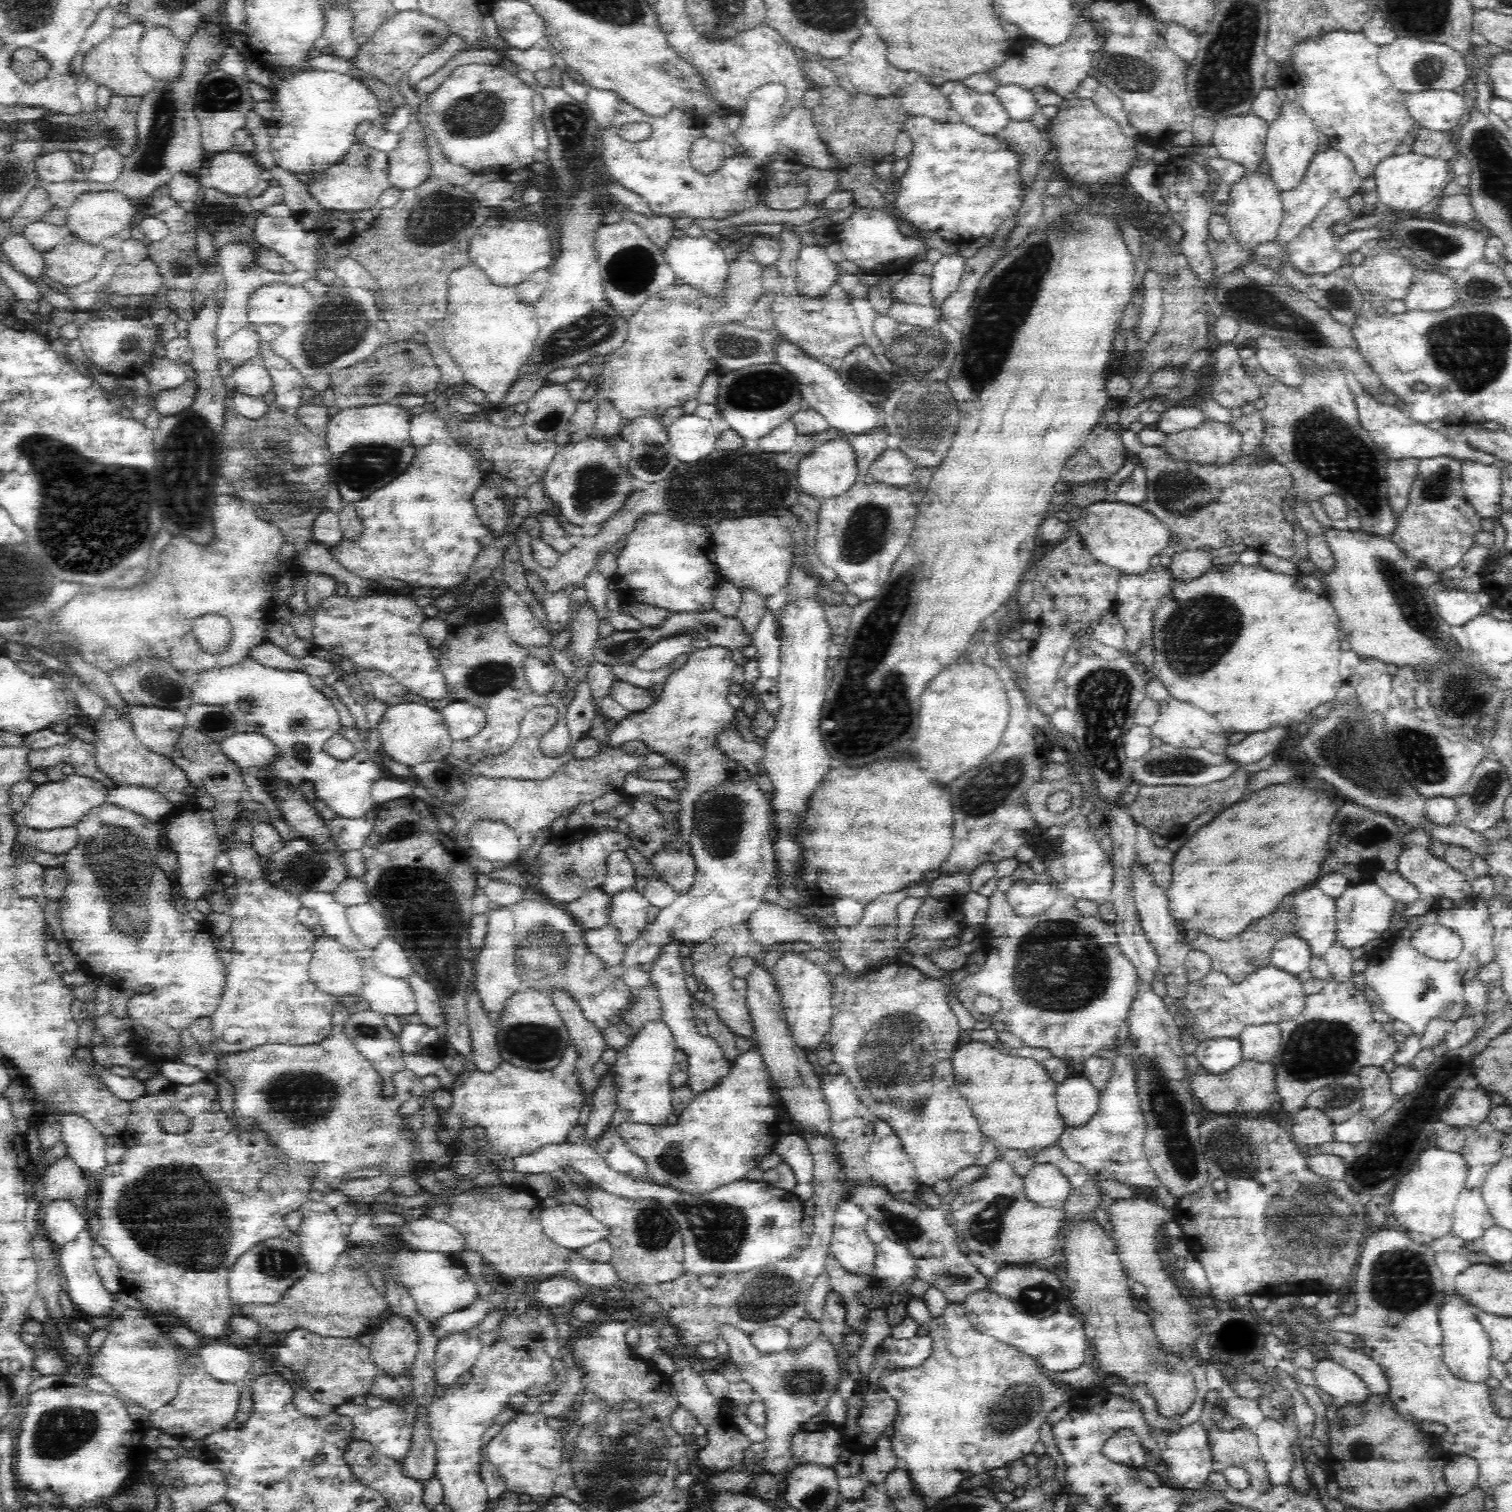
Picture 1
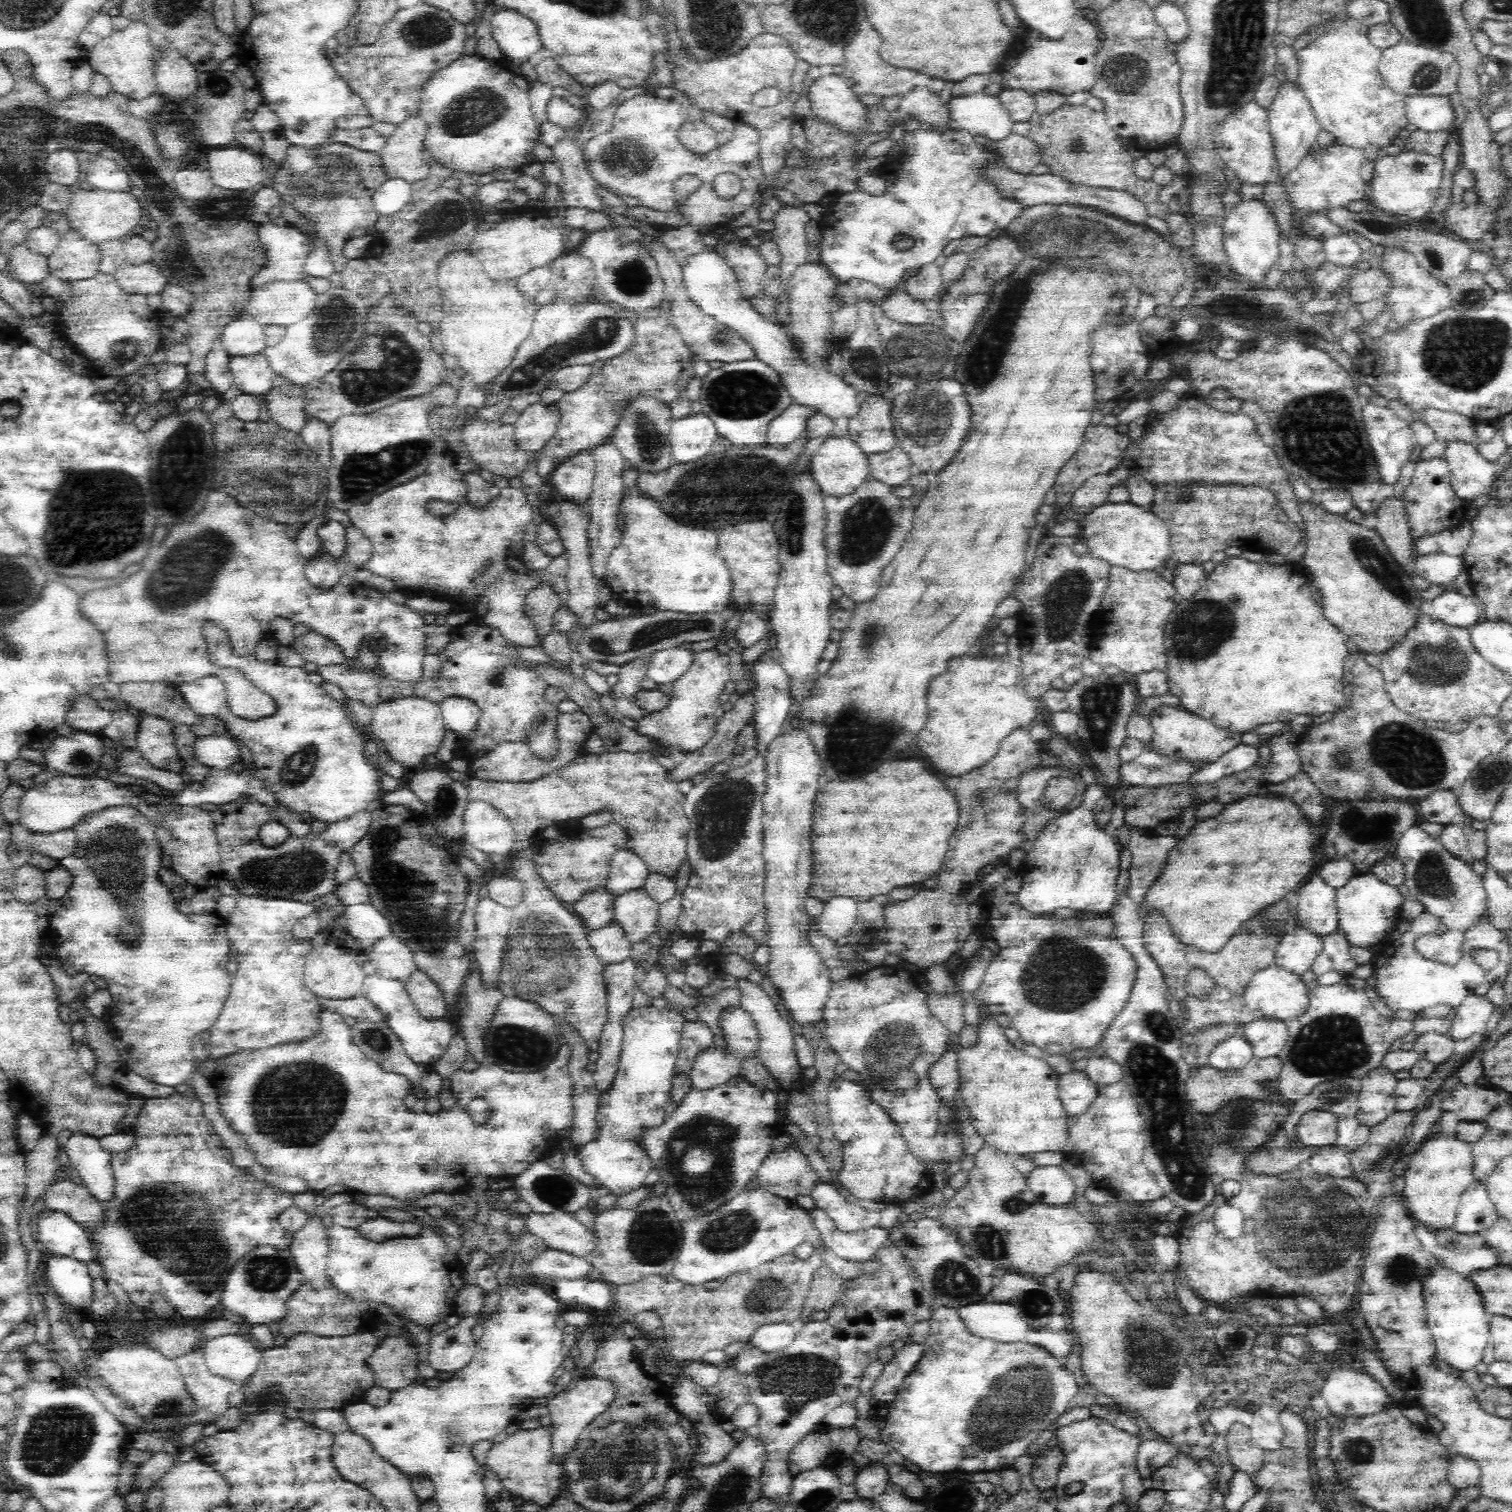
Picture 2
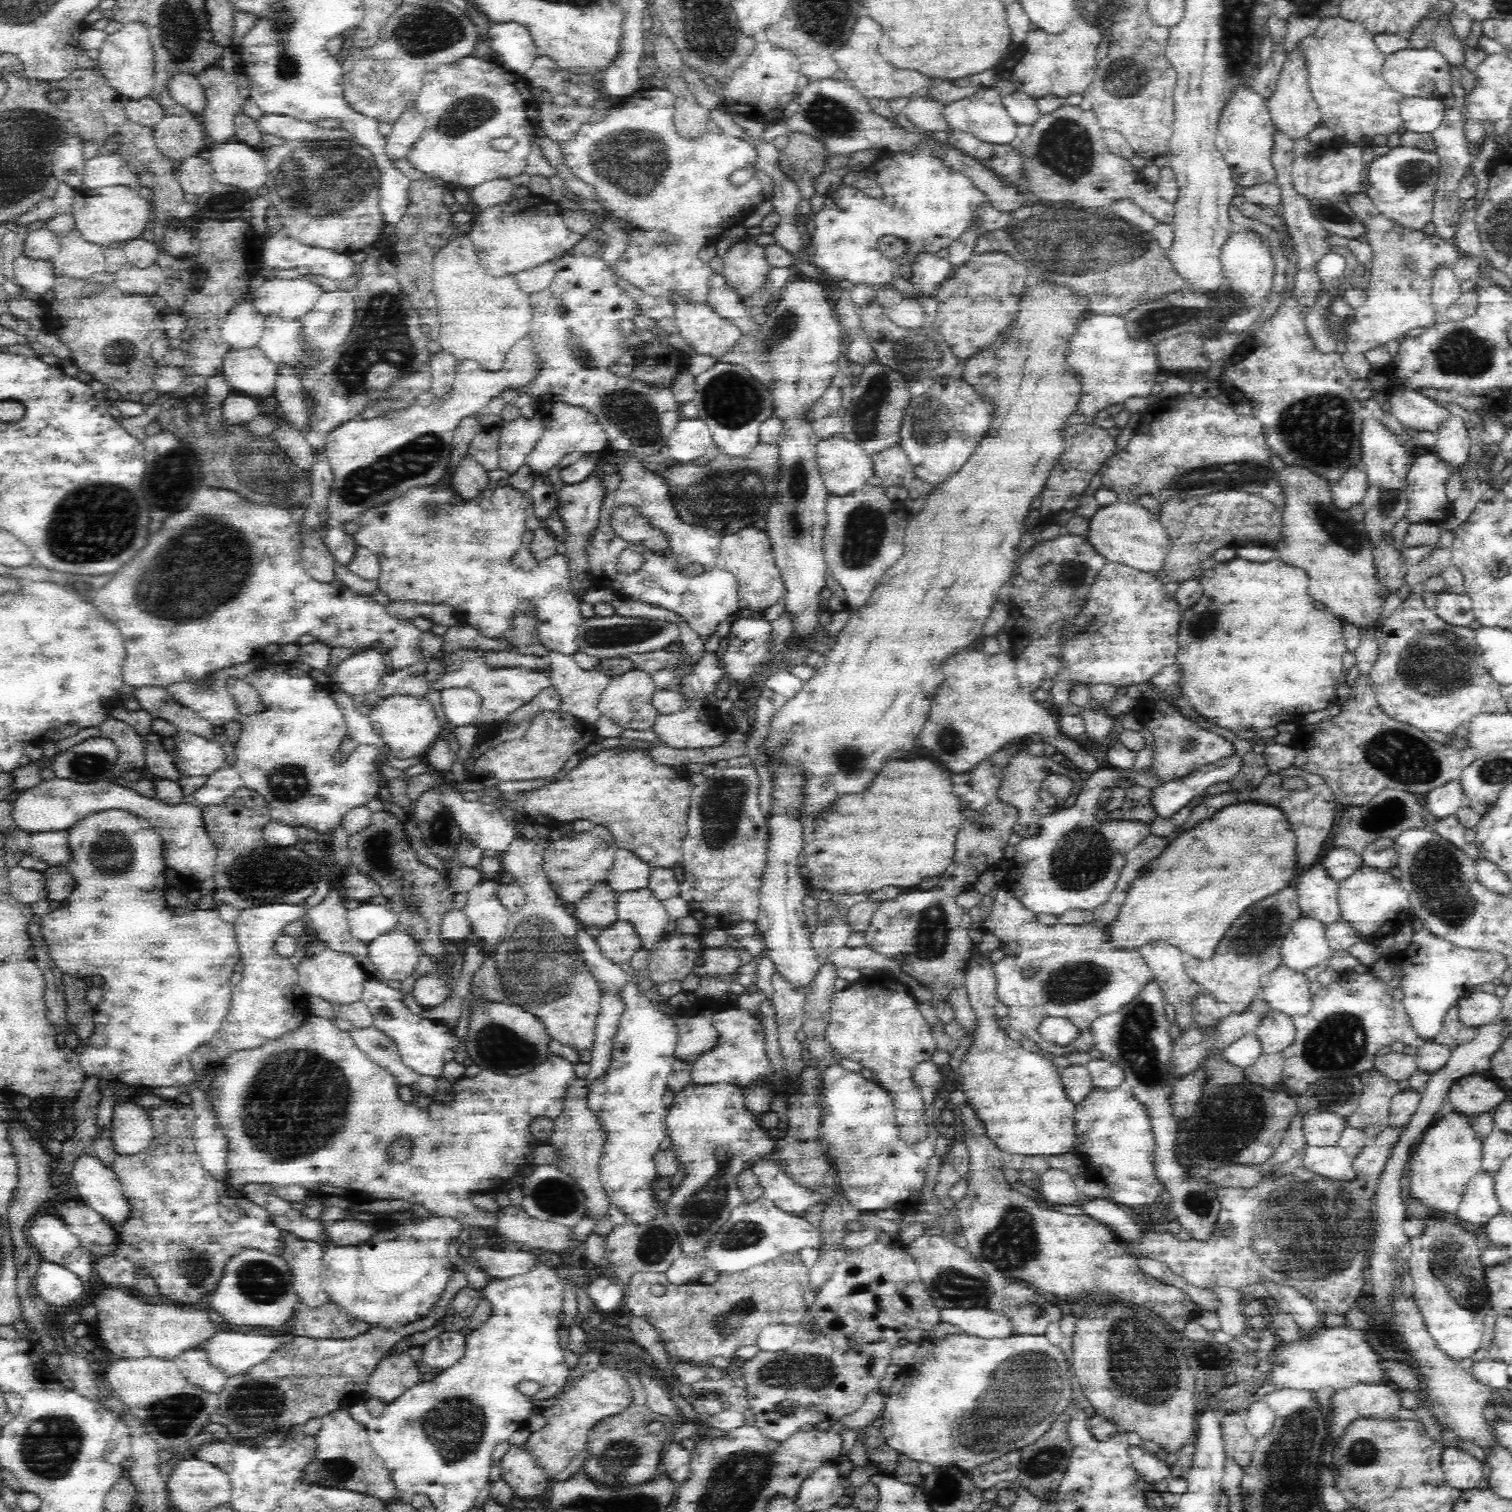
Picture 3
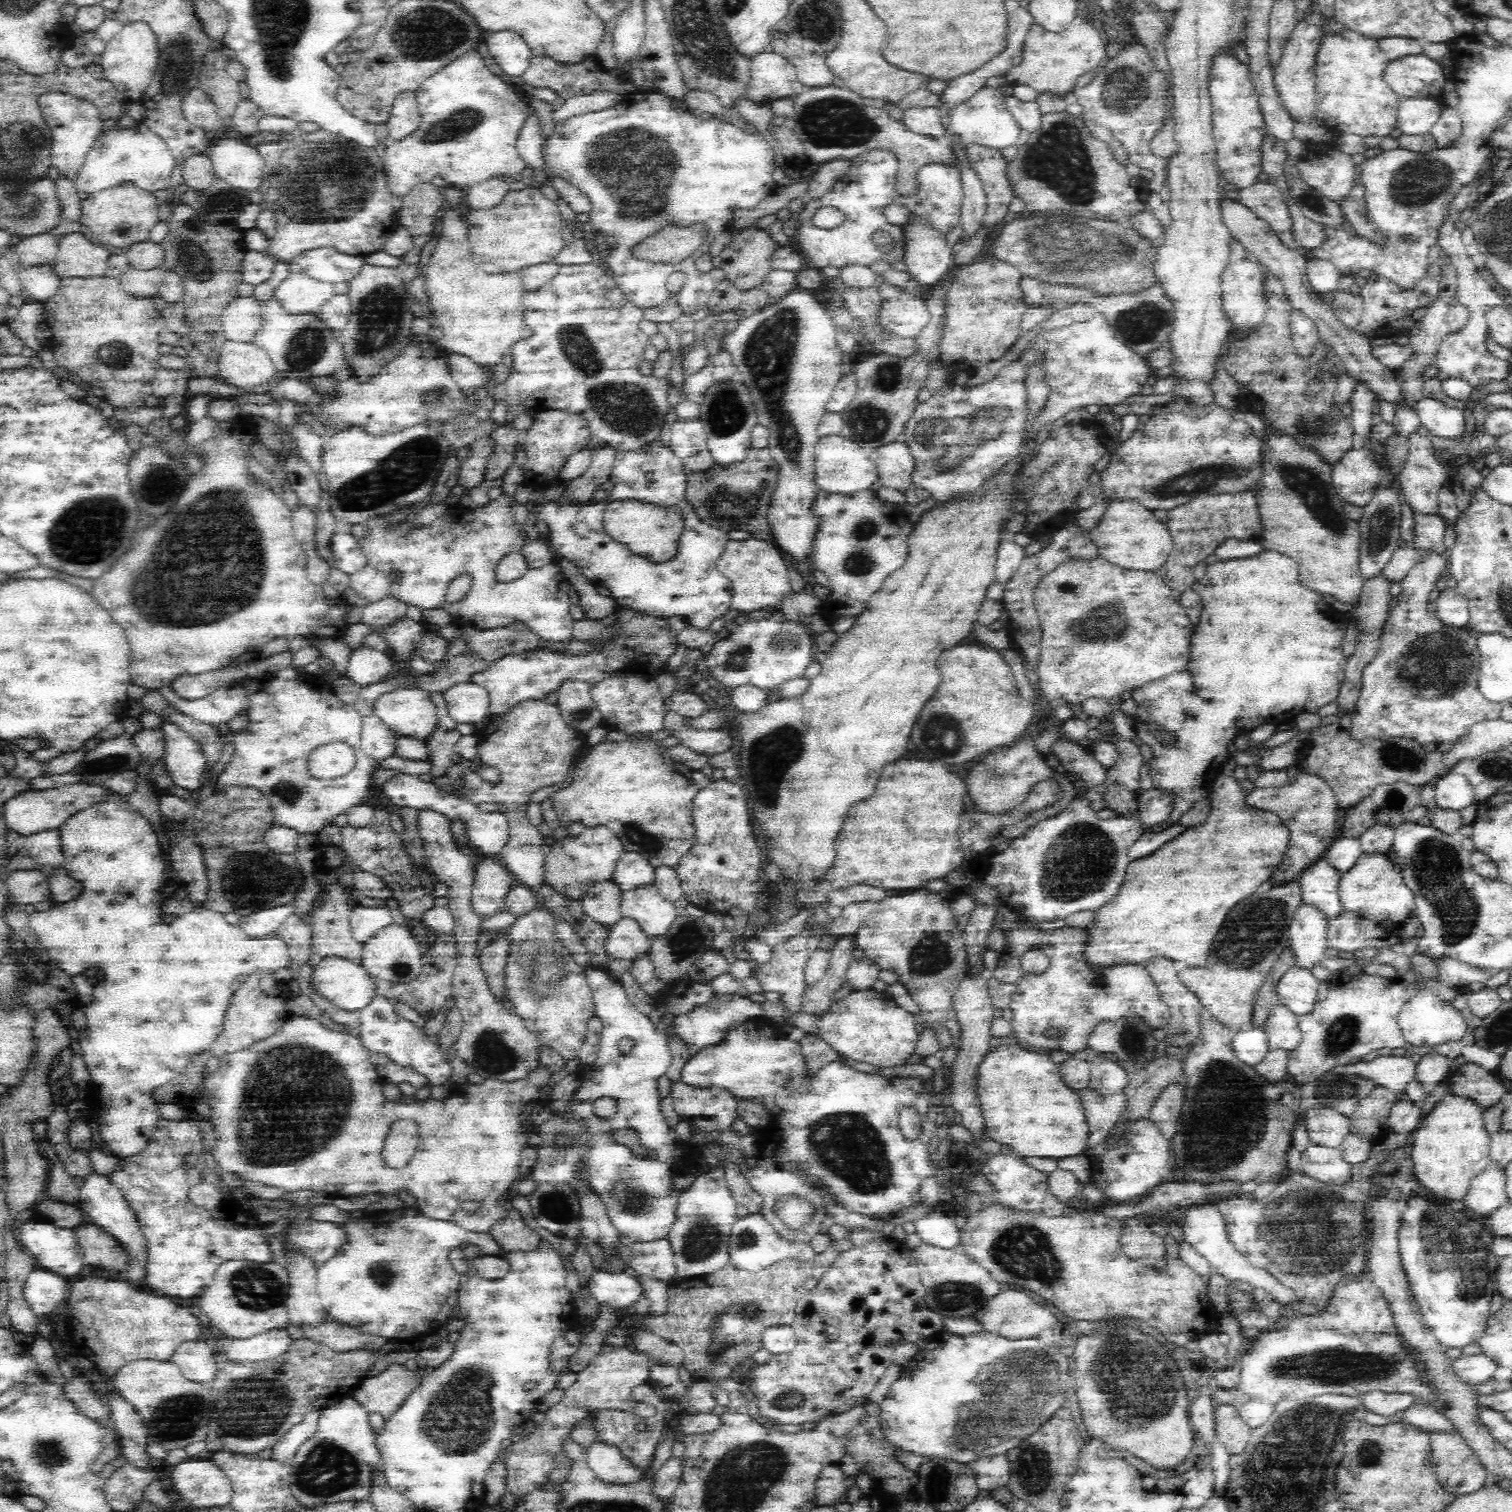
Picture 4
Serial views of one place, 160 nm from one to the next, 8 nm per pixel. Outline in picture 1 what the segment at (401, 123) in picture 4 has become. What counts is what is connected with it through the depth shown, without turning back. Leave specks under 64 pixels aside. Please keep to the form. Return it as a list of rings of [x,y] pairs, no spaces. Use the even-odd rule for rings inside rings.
[[[416,122],[400,136],[396,150],[388,153],[388,180],[392,187],[410,190],[420,186],[431,175],[424,128]]]

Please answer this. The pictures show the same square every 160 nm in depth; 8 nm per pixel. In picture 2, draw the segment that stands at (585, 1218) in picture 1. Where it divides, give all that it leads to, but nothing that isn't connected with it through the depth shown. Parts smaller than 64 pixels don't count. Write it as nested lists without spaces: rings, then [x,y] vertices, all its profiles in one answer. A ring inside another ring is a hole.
[[[554,1210],[550,1214],[531,1213],[524,1219],[524,1228],[538,1235],[548,1248],[579,1257],[590,1257],[598,1242],[596,1232],[574,1218],[573,1212],[564,1210]]]

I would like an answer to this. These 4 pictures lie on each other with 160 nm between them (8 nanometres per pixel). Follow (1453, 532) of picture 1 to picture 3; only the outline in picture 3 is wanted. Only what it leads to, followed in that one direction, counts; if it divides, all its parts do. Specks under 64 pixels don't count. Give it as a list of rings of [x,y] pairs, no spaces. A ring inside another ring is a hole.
[[[1433,454],[1414,458],[1407,475],[1407,507],[1405,518],[1412,525],[1440,526],[1453,514],[1453,503],[1447,496],[1450,468]]]

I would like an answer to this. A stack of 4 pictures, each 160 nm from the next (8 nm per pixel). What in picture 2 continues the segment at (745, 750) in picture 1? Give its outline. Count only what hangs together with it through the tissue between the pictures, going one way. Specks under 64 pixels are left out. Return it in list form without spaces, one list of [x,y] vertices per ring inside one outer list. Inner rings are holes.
[[[752,691],[740,695],[740,698],[732,706],[732,709],[726,711],[726,714],[718,720],[715,736],[712,736],[712,739],[700,748],[700,750],[677,757],[676,768],[668,768],[666,771],[667,778],[674,782],[684,782],[684,780],[688,780],[688,778],[692,778],[696,774],[702,774],[702,772],[712,770],[718,762],[726,762],[726,760],[732,760],[732,758],[740,756],[740,754],[736,754],[738,736],[753,716],[754,703],[755,700],[753,699]]]

